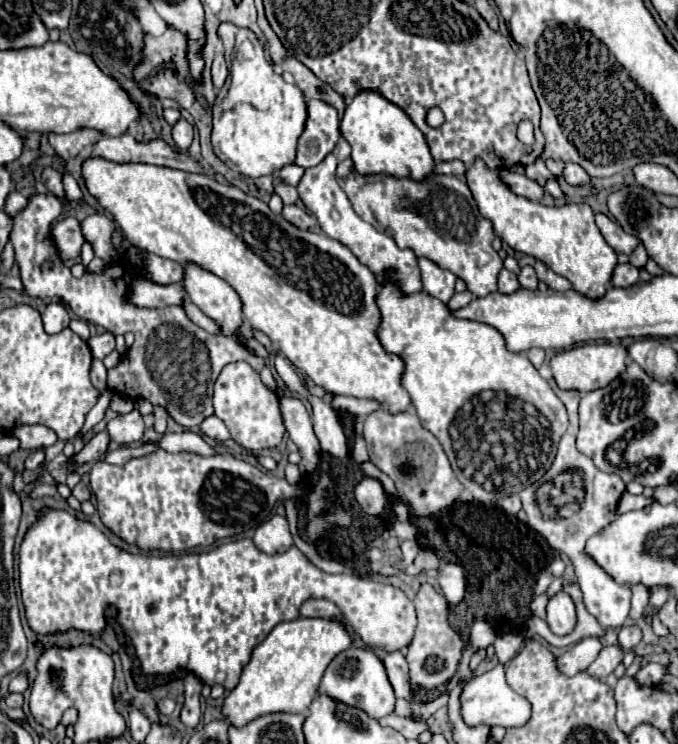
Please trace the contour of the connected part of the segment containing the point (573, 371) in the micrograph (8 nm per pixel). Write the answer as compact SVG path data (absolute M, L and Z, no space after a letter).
M594 343L594 345L582 345L574 347L562 353L556 353L550 359L550 367L554 373L554 381L560 389L576 389L578 393L588 393L594 389L600 389L608 385L612 379L616 379L628 361L628 353L624 345L612 345L612 343Z

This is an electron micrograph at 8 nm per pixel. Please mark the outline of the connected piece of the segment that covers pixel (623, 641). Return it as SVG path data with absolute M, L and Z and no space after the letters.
M630 625L630 627L622 627L618 633L618 645L622 647L622 651L630 651L634 649L642 639L640 627L638 625Z

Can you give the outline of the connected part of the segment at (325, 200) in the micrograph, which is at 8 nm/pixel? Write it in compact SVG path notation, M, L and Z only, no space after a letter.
M330 153L330 155L326 155L326 159L320 165L310 167L304 173L302 181L298 183L298 193L300 193L300 199L306 205L306 209L318 219L320 229L328 237L344 243L358 257L358 261L374 273L380 287L384 287L388 281L392 281L404 295L422 291L422 273L420 273L414 251L400 249L392 237L376 231L370 223L366 223L362 217L356 215L350 199L336 183L336 165L338 165L338 159Z

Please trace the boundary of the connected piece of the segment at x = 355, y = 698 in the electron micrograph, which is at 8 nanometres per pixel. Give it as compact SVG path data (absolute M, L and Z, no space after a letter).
M352 645L350 649L342 651L340 655L336 655L332 659L332 663L328 665L328 669L322 677L318 693L326 693L336 701L358 707L374 719L382 719L382 717L394 713L394 705L396 705L394 689L388 681L388 675L384 673L384 663L380 661L380 657L374 651L362 649L356 645Z

